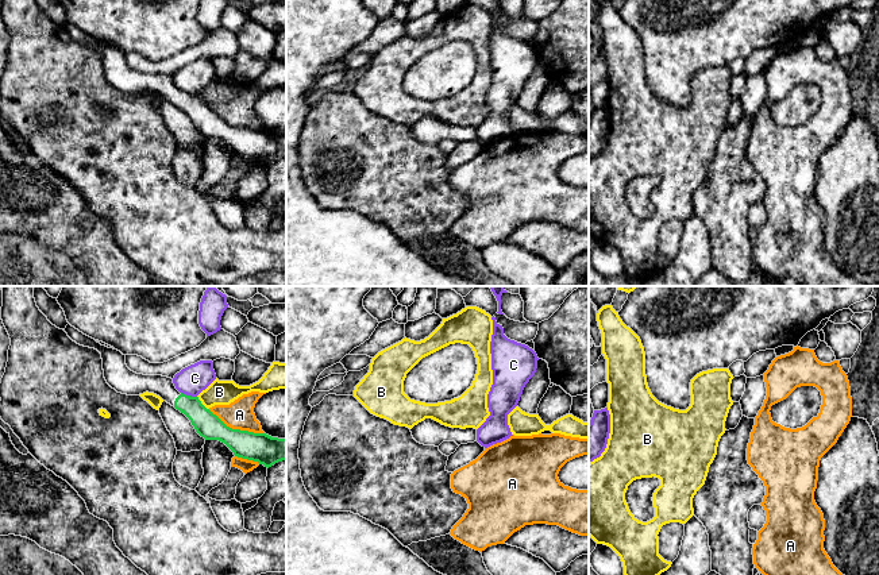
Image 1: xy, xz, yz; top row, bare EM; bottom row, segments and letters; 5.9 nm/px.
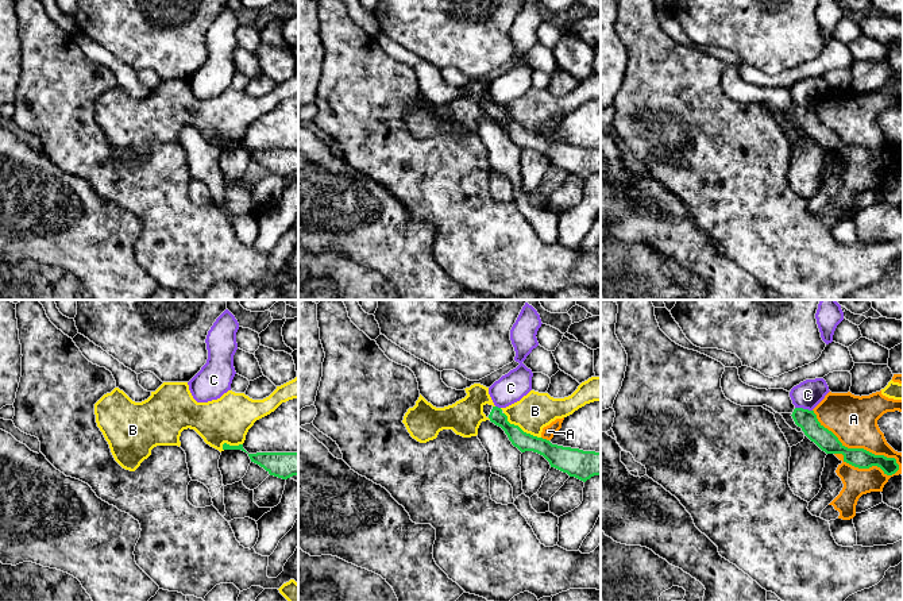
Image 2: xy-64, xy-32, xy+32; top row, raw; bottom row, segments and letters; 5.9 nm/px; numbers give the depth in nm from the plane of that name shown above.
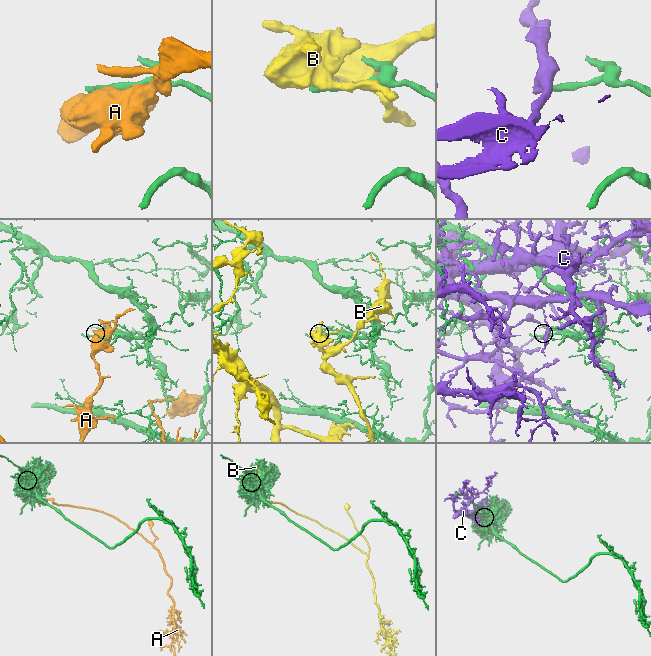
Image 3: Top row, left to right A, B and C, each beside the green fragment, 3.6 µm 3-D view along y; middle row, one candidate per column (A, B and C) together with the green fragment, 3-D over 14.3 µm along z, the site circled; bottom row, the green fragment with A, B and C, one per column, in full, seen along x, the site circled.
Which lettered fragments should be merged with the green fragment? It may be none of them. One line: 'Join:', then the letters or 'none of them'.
Join: none of them

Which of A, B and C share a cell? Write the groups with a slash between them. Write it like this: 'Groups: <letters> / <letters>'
Groups: A / B / C

